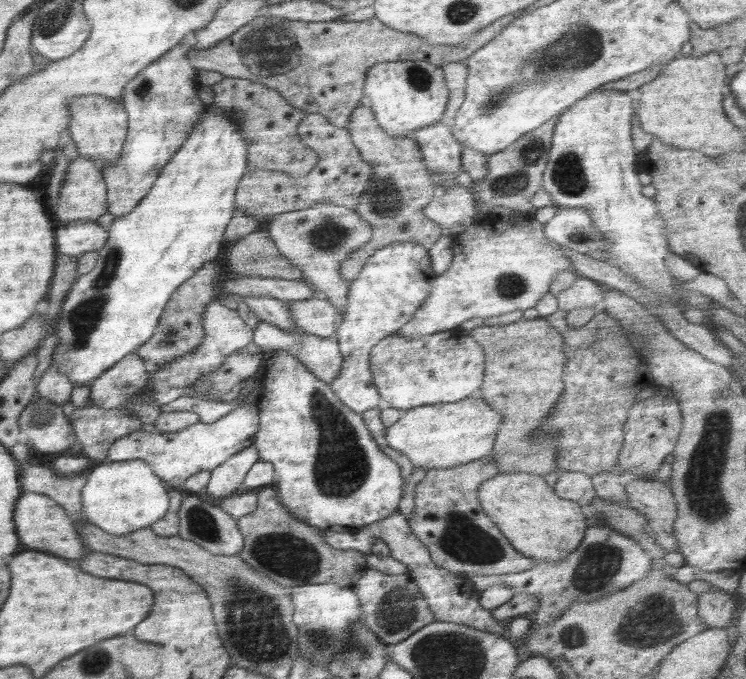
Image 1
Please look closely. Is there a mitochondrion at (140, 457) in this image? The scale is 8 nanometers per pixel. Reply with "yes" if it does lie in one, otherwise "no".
no

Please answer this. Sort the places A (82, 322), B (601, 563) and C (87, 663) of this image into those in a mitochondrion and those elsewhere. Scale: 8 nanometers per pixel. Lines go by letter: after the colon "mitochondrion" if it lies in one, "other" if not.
A: mitochondrion
B: mitochondrion
C: mitochondrion

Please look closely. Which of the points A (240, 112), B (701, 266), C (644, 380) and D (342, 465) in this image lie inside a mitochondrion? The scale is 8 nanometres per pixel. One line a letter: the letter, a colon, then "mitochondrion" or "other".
A: mitochondrion
B: other
C: other
D: mitochondrion

